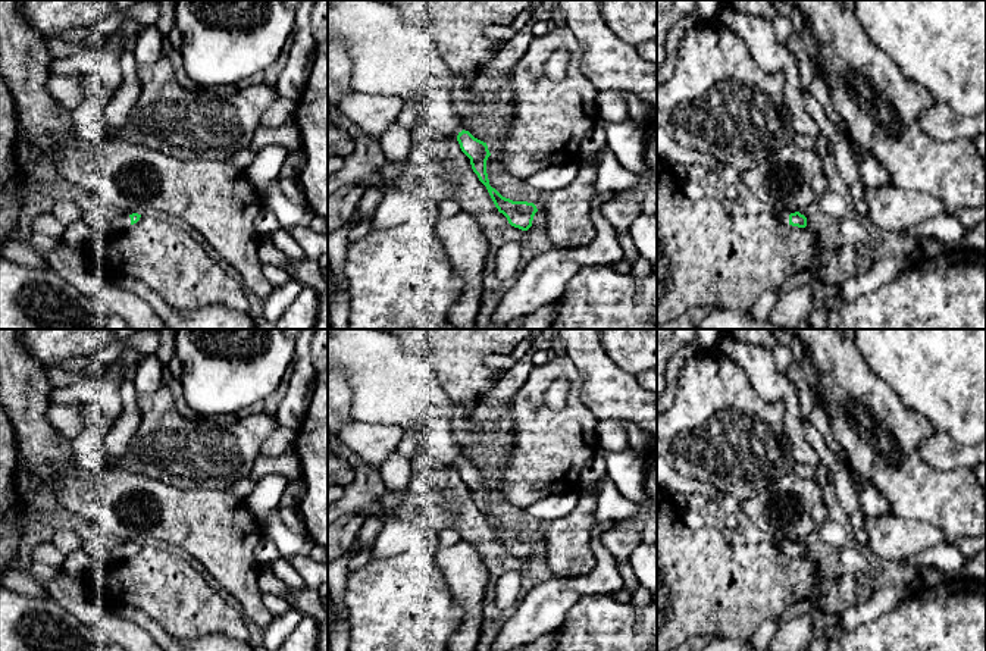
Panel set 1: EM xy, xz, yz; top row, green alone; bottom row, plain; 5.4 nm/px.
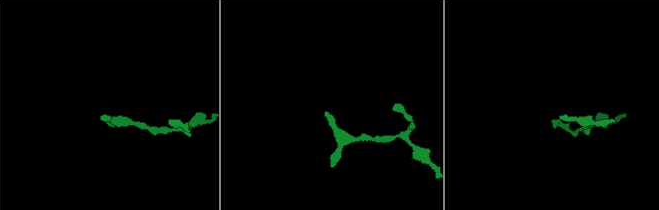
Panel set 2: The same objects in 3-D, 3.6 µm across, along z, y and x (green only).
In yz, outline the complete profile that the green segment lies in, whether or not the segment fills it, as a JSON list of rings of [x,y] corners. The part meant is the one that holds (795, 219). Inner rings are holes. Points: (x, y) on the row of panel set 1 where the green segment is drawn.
[[[776,212],[776,217],[780,219],[785,223],[789,223],[792,226],[798,226],[798,228],[805,228],[807,226],[807,217],[804,215],[801,215],[799,212],[786,215],[782,212]]]

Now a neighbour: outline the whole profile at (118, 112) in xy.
[[[123,48],[119,57],[122,82],[112,91],[106,107],[106,119],[113,128],[123,128],[131,122],[131,113],[141,90],[137,66],[134,53]]]

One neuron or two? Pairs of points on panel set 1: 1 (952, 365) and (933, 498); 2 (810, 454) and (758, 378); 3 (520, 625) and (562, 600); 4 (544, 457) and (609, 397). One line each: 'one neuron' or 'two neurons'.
1: two neurons
2: one neuron
3: one neuron
4: two neurons

